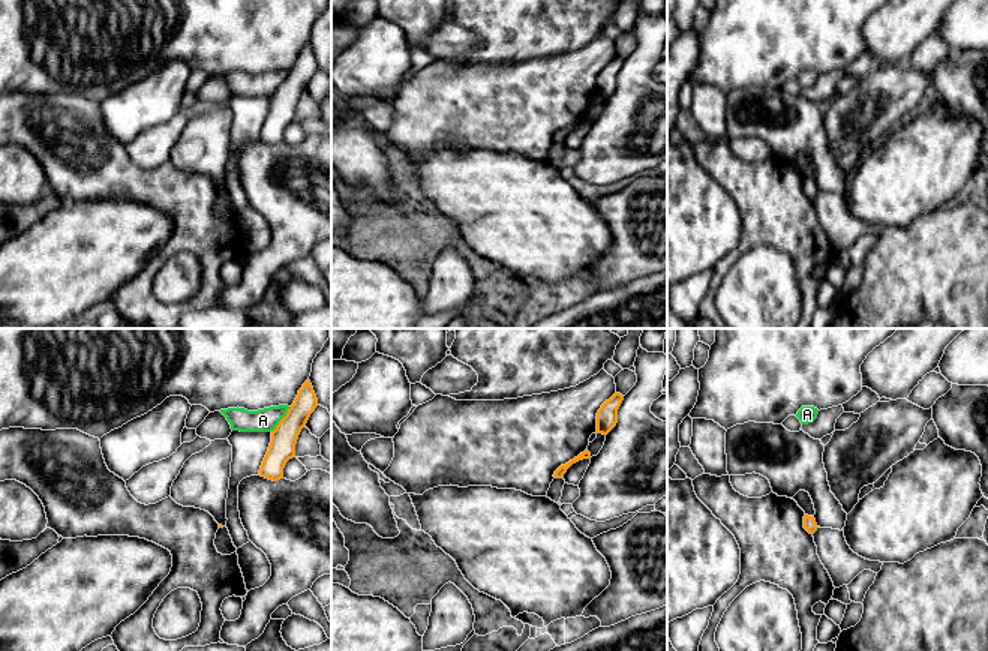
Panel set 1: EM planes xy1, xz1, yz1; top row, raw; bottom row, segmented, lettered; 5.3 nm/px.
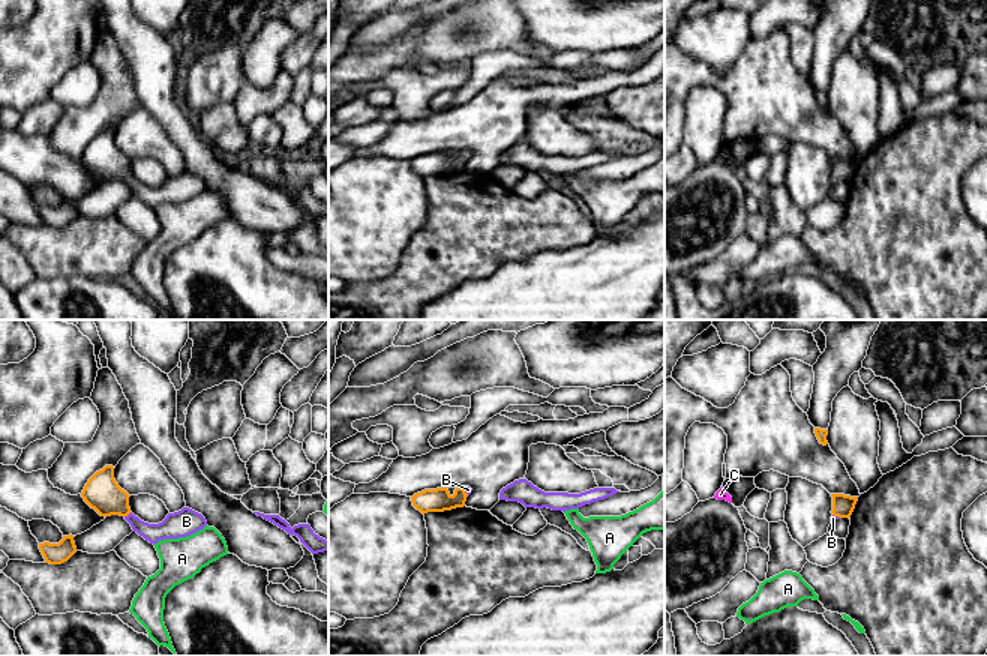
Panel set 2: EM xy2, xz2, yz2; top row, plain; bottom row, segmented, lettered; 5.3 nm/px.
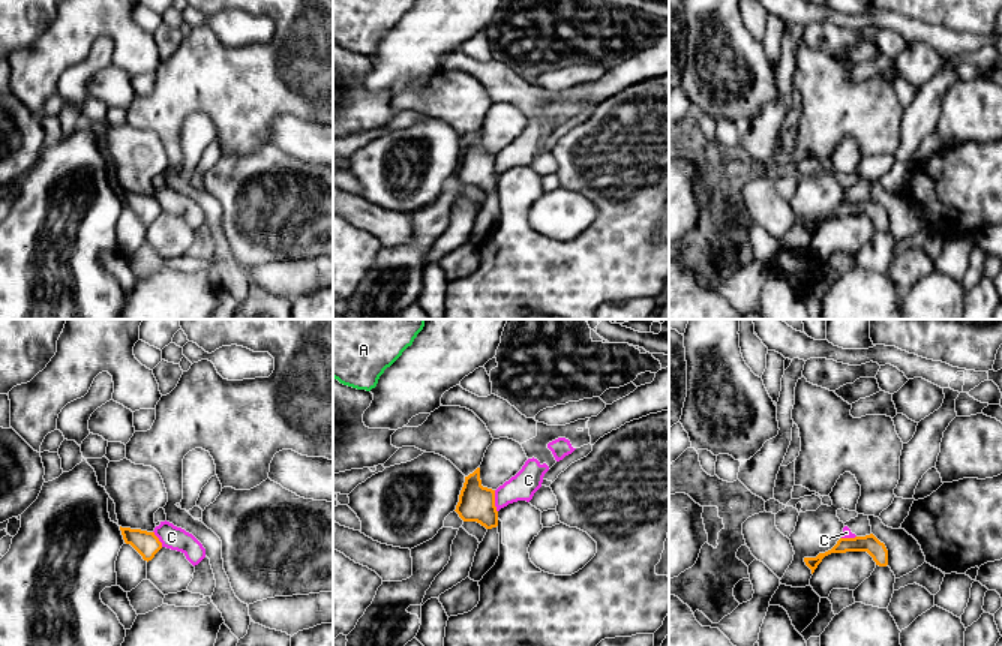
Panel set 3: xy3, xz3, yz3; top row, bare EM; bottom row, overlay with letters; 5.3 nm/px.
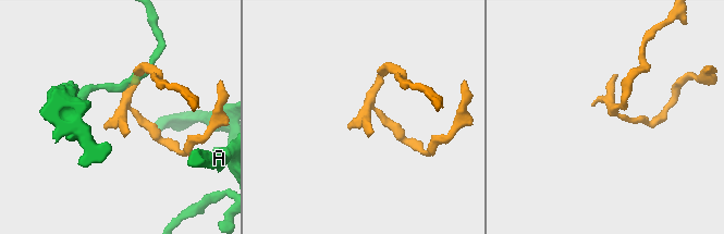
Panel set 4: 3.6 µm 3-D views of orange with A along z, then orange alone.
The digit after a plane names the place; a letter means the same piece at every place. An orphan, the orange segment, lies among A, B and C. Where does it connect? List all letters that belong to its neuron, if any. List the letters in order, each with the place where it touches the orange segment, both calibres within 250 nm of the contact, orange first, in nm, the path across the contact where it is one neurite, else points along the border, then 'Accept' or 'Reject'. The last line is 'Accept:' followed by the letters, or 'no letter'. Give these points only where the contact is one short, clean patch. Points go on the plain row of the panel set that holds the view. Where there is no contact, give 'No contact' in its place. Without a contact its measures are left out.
A: Touches orange at xy1 (281, 84). Thickness 140 nm (orange) against 130 nm. Reject
B: Touches orange at xy2 (128, 177). Thickness 190 nm (orange) against 120 nm. Path across: xy2 (101, 156), (114, 164), (128, 177), (143, 192), (173, 189). Accept
C: Touches orange at xz3 (494, 165). Thickness 190 nm (orange) against 150 nm. Boundary: xz3 (494, 155), (497, 176). Reject
Accept: B

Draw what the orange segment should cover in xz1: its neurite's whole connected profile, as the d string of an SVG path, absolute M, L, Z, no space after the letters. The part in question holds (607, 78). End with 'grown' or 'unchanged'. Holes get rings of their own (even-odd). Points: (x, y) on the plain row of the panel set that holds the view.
M615 57L597 76L597 98L607 99L618 87L618 74L624 64L621 57Z | unchanged

